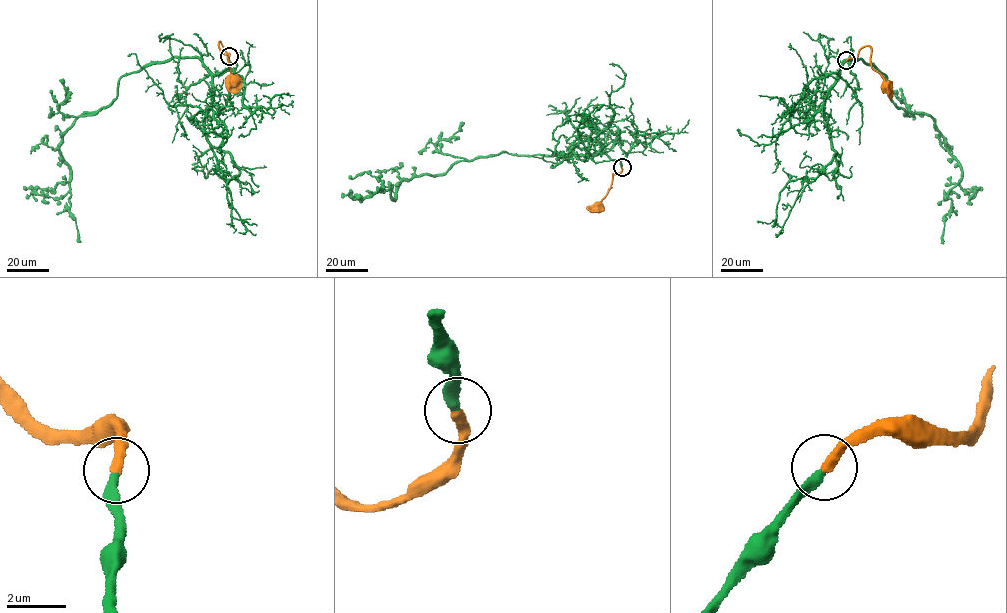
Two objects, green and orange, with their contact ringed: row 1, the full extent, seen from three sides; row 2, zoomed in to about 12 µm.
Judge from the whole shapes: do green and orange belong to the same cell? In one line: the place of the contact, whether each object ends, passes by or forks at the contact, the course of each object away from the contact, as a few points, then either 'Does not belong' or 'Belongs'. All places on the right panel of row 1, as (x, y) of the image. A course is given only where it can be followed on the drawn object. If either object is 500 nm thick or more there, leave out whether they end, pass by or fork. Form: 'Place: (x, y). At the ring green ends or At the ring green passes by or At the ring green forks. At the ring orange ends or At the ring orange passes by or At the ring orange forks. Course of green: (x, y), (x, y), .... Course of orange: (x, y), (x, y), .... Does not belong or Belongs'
Place: (846, 60). At the ring green ends. At the ring orange ends. Course of green: (846, 61), (838, 77), (846, 60), (873, 63), (896, 105), (930, 116), (957, 162), (943, 243). Course of orange: (846, 60), (857, 58), (859, 50), (869, 46), (871, 65), (888, 87). Belongs

